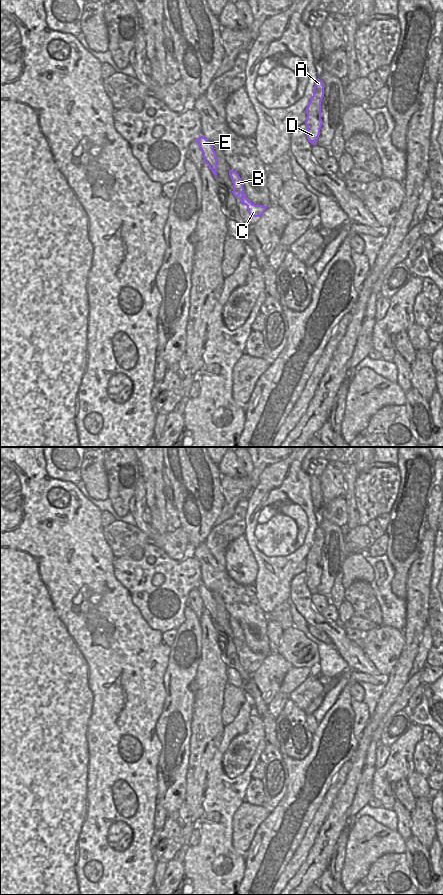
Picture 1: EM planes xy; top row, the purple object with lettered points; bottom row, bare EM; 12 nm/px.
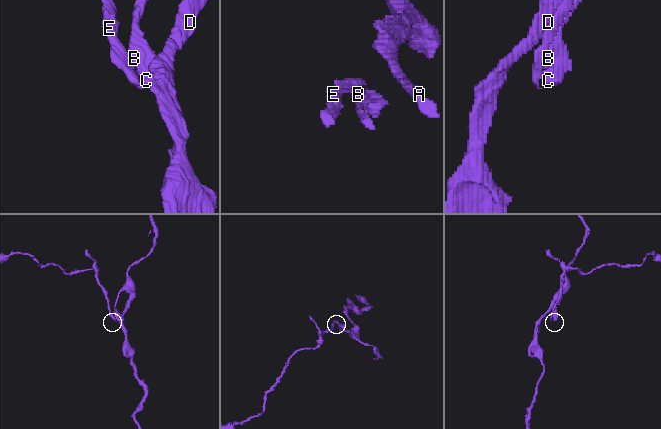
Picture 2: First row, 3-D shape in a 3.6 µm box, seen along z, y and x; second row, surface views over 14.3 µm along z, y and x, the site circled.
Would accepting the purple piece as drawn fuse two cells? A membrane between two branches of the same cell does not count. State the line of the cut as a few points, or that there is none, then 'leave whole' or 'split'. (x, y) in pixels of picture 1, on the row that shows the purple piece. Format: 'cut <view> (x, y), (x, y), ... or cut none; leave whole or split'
cut xy (234, 188), (242, 193); split

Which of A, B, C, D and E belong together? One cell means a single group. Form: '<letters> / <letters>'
A B C D / E

